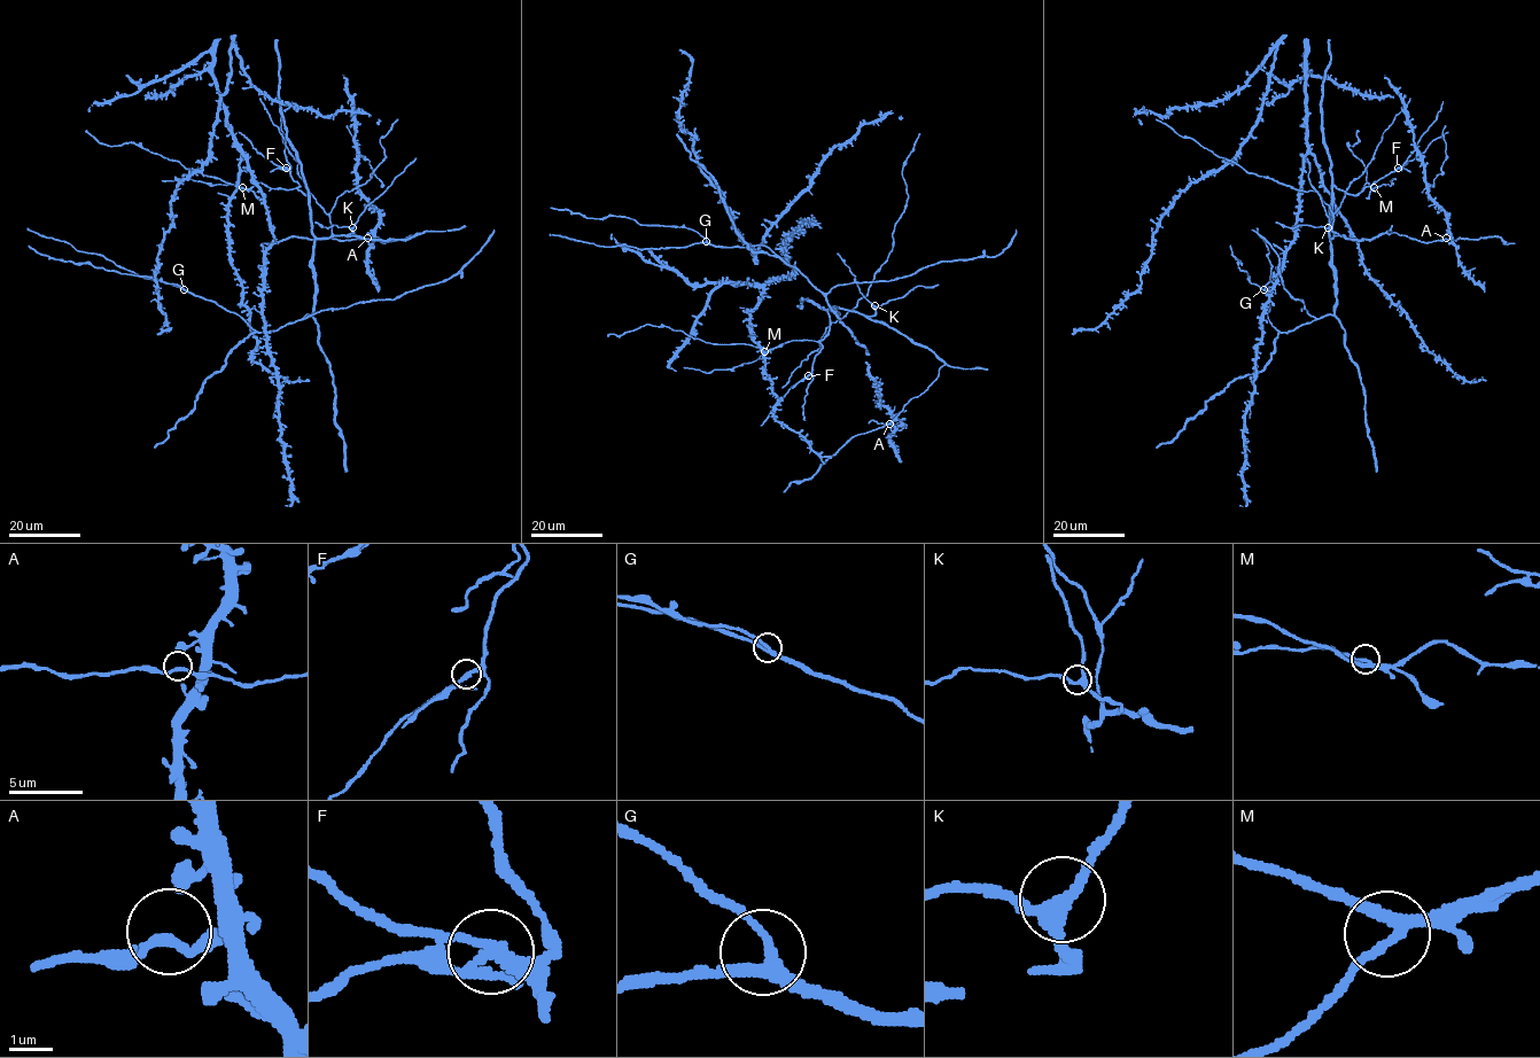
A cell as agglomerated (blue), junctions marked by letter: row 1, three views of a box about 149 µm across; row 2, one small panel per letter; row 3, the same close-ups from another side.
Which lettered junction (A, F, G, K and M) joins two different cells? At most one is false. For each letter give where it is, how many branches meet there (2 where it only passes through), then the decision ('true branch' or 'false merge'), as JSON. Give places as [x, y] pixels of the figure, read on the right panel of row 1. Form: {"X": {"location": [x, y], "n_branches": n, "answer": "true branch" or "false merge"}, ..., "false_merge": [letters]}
{"A": {"location": [1446, 238], "n_branches": 3, "answer": "true branch"}, "F": {"location": [1398, 168], "n_branches": 3, "answer": "false merge"}, "G": {"location": [1264, 289], "n_branches": 3, "answer": "true branch"}, "K": {"location": [1328, 227], "n_branches": 3, "answer": "true branch"}, "M": {"location": [1374, 187], "n_branches": 3, "answer": "true branch"}, "false_merge": ["F"]}

